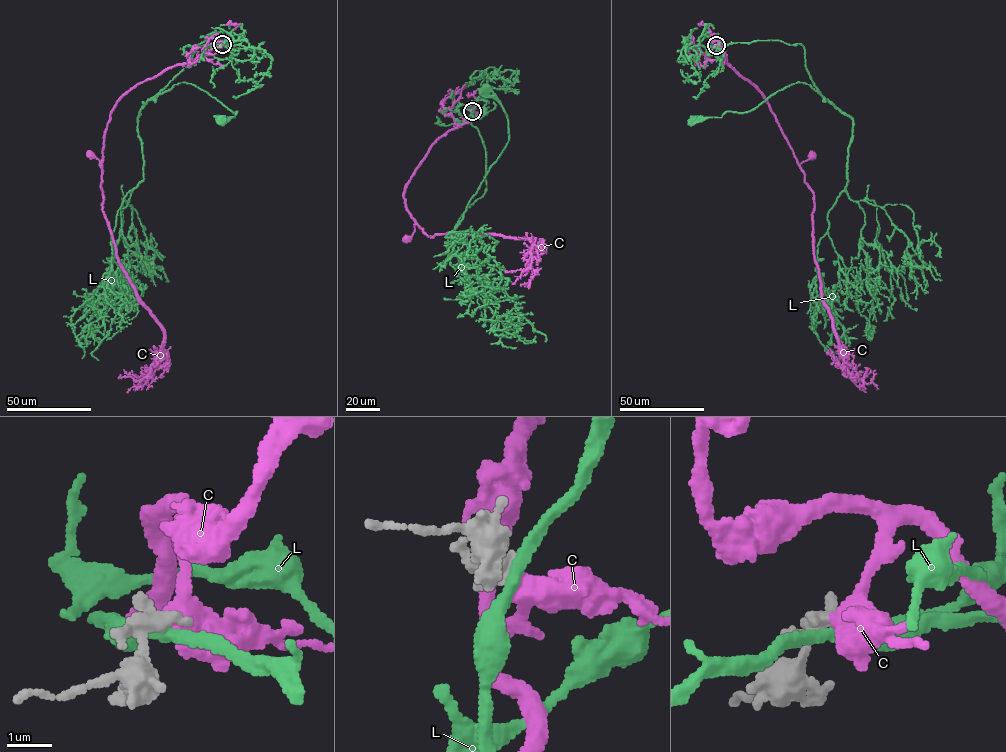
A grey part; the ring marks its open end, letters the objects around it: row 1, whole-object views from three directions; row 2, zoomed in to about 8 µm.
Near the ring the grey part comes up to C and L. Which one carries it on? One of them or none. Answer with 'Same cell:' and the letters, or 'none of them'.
Same cell: C

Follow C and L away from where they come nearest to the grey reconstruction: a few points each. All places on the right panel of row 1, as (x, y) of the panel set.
C: (715, 45), (719, 41), (722, 44), (727, 63), (754, 84), (764, 97), (800, 167), (812, 156)
L: (716, 45), (800, 43), (806, 69), (820, 94), (797, 82), (748, 111), (692, 120)

